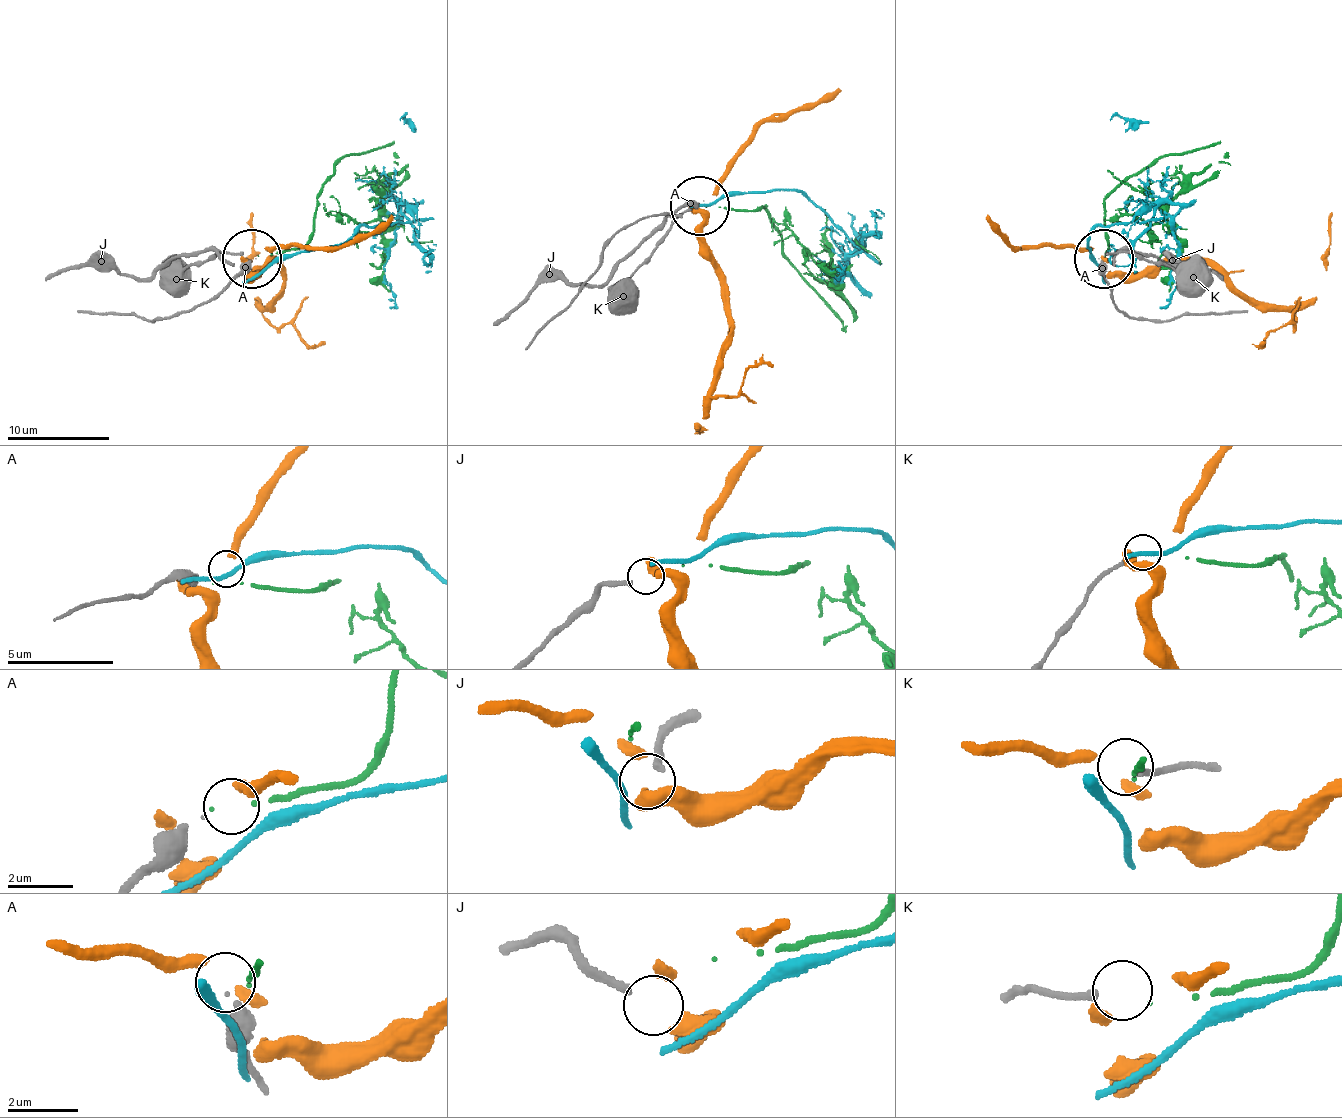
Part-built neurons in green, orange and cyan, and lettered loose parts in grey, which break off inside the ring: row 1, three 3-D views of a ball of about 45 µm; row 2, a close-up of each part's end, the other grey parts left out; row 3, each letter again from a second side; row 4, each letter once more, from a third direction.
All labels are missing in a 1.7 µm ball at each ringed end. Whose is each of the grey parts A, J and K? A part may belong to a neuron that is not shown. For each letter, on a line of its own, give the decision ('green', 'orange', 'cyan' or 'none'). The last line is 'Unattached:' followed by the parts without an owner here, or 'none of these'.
A: none
J: orange
K: green
Unattached: A

